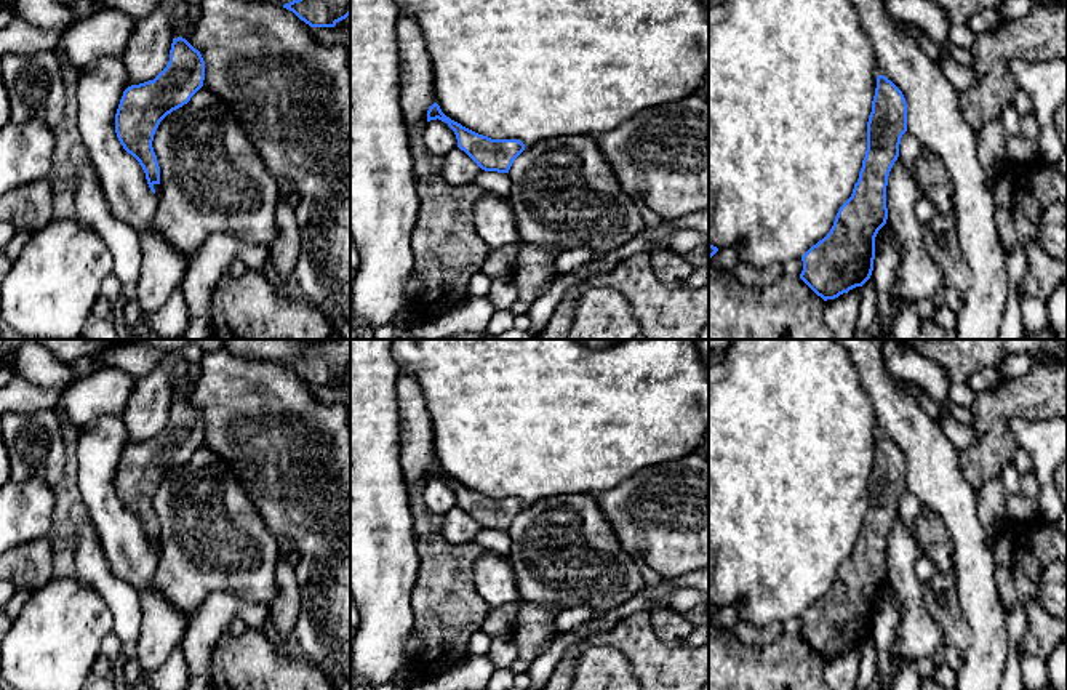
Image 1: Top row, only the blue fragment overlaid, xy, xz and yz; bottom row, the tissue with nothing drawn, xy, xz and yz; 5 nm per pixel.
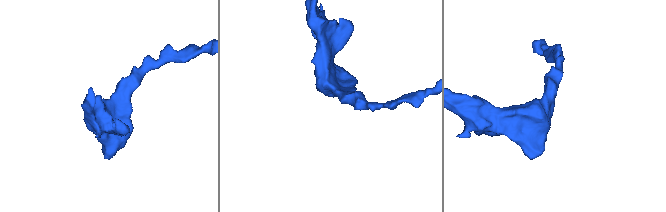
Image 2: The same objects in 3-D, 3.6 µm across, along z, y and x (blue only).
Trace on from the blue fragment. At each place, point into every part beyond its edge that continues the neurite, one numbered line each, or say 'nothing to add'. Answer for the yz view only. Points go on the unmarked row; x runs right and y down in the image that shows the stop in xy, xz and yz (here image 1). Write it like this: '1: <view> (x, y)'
nothing to add

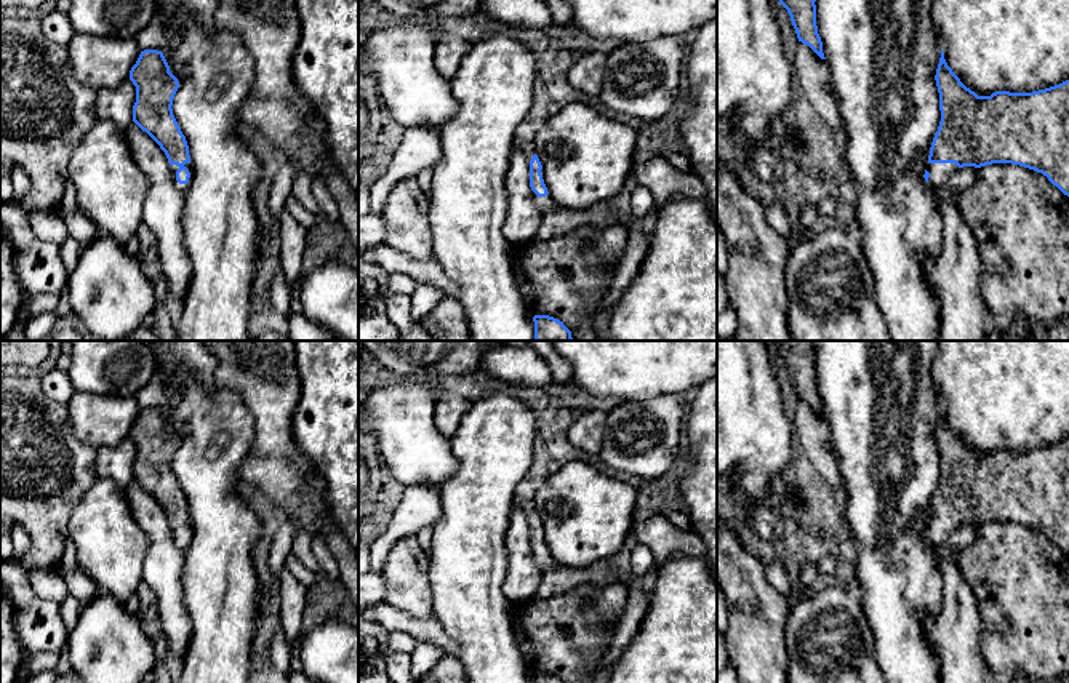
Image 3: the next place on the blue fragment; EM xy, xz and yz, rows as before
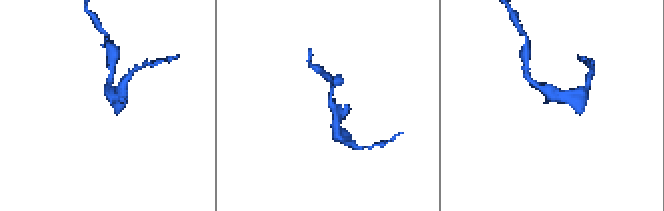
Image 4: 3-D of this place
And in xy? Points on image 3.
1: xy (175, 527)

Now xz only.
1: xz (546, 562)

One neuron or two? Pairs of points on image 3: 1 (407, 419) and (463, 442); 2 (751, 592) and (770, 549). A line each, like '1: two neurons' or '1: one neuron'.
1: two neurons
2: two neurons

